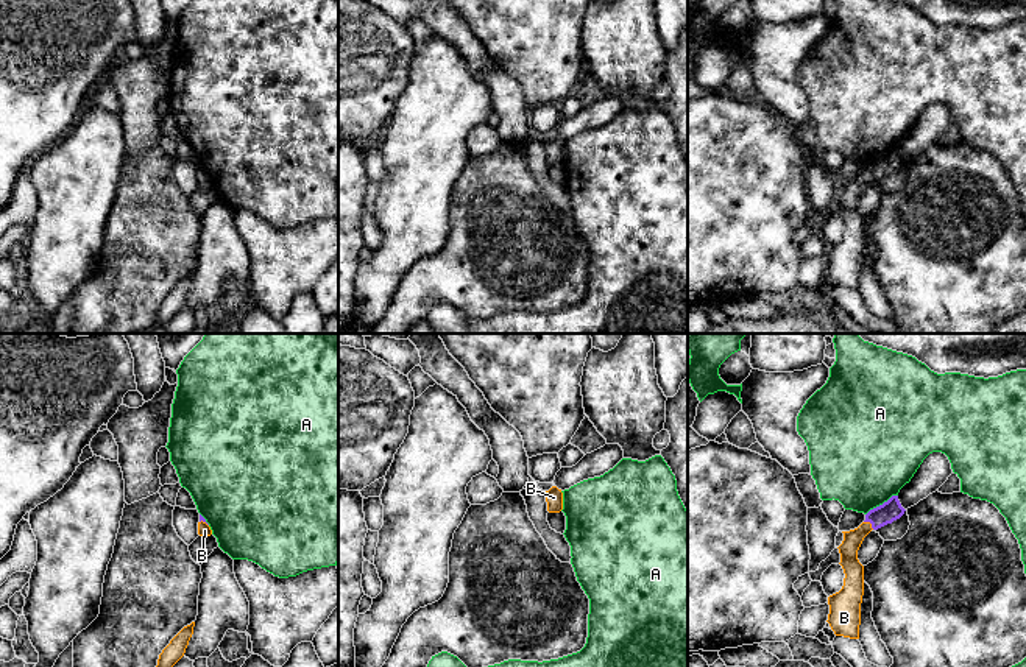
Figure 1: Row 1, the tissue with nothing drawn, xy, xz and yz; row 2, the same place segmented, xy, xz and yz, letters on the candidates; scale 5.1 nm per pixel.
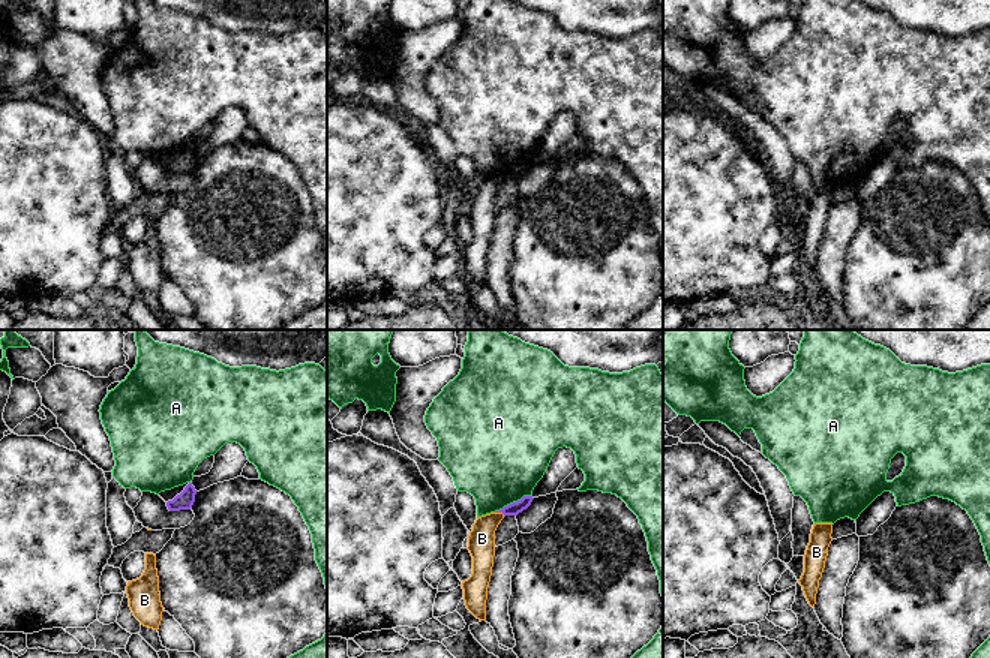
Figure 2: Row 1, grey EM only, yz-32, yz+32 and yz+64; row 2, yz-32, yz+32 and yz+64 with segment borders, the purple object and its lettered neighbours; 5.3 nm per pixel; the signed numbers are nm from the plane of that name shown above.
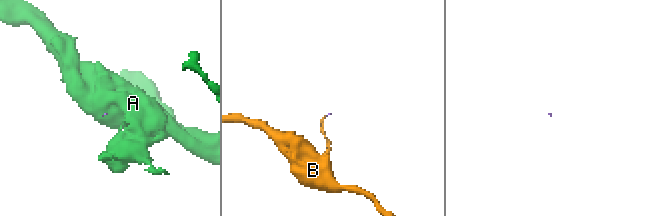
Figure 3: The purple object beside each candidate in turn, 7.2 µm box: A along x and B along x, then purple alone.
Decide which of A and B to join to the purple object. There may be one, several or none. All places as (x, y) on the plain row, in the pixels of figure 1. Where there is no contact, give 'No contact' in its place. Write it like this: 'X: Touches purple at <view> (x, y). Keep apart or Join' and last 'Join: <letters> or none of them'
A: Touches purple at yz (883, 155). Keep apart
B: Touches purple at yz (870, 173). Join
Join: B

